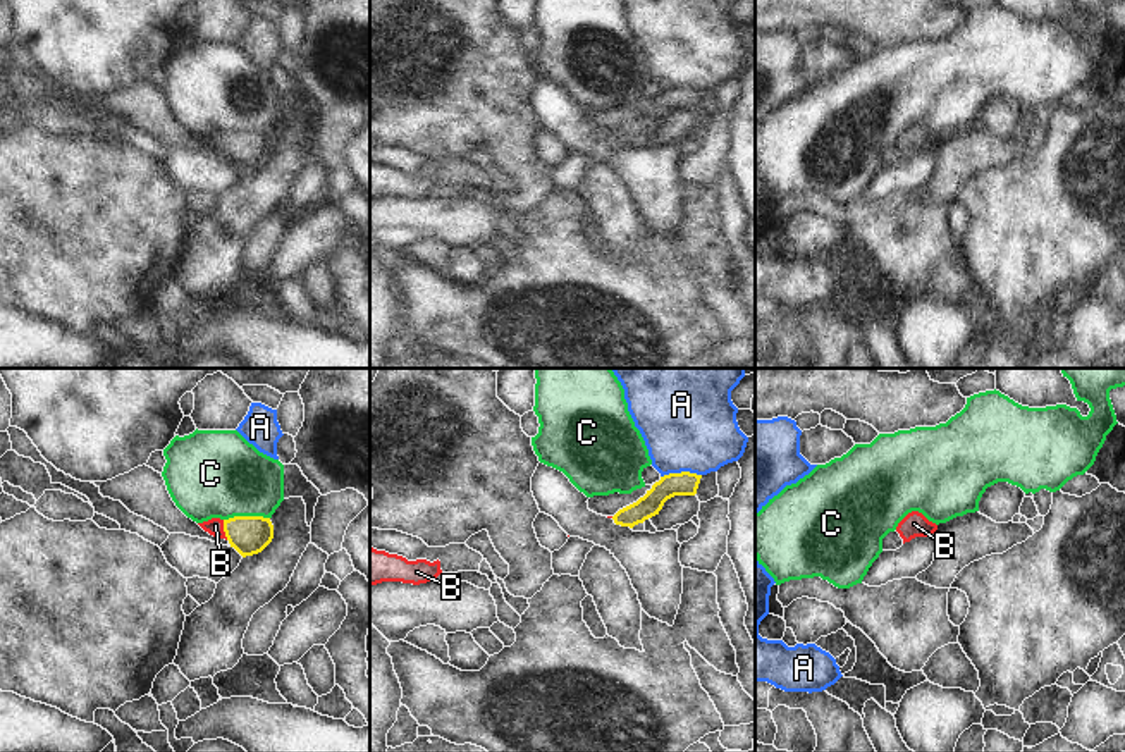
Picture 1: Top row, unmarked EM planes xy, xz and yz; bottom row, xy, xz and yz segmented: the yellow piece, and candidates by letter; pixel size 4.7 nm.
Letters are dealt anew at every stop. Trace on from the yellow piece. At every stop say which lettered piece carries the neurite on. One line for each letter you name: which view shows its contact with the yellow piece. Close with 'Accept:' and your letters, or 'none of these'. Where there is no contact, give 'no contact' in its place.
B: contact in xy
Accept: B

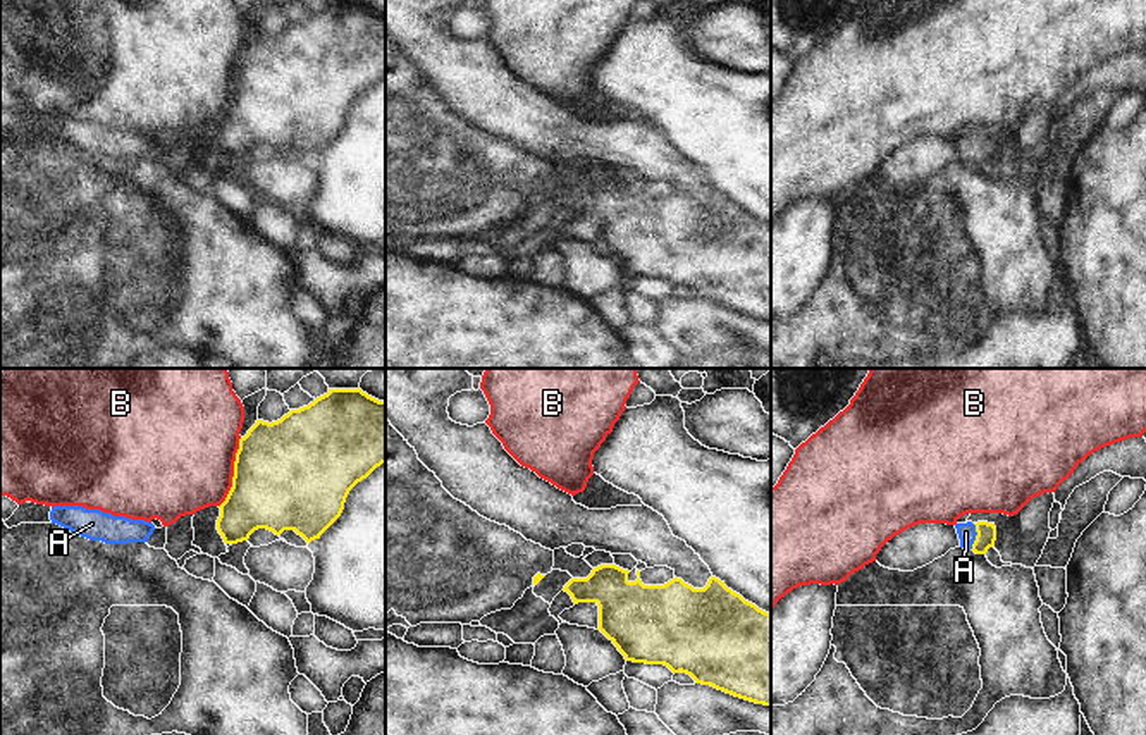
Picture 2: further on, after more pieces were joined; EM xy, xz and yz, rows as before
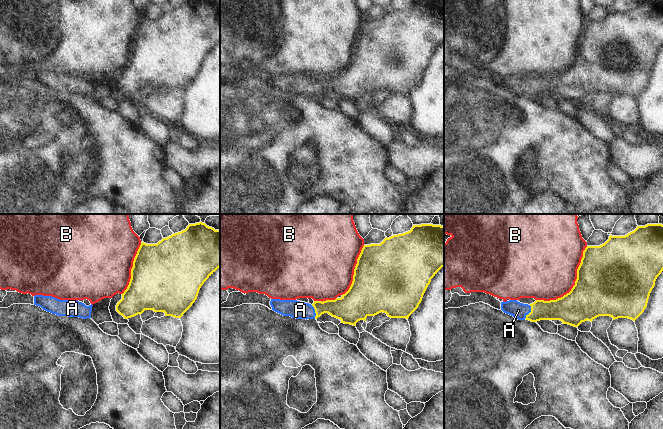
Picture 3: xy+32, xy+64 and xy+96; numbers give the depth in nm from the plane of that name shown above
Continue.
A: contact in yz
Accept: A

